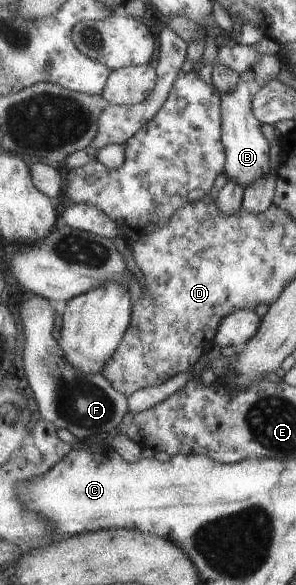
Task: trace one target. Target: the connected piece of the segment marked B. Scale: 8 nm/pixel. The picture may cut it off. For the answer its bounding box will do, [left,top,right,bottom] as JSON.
[222,81,270,188]

